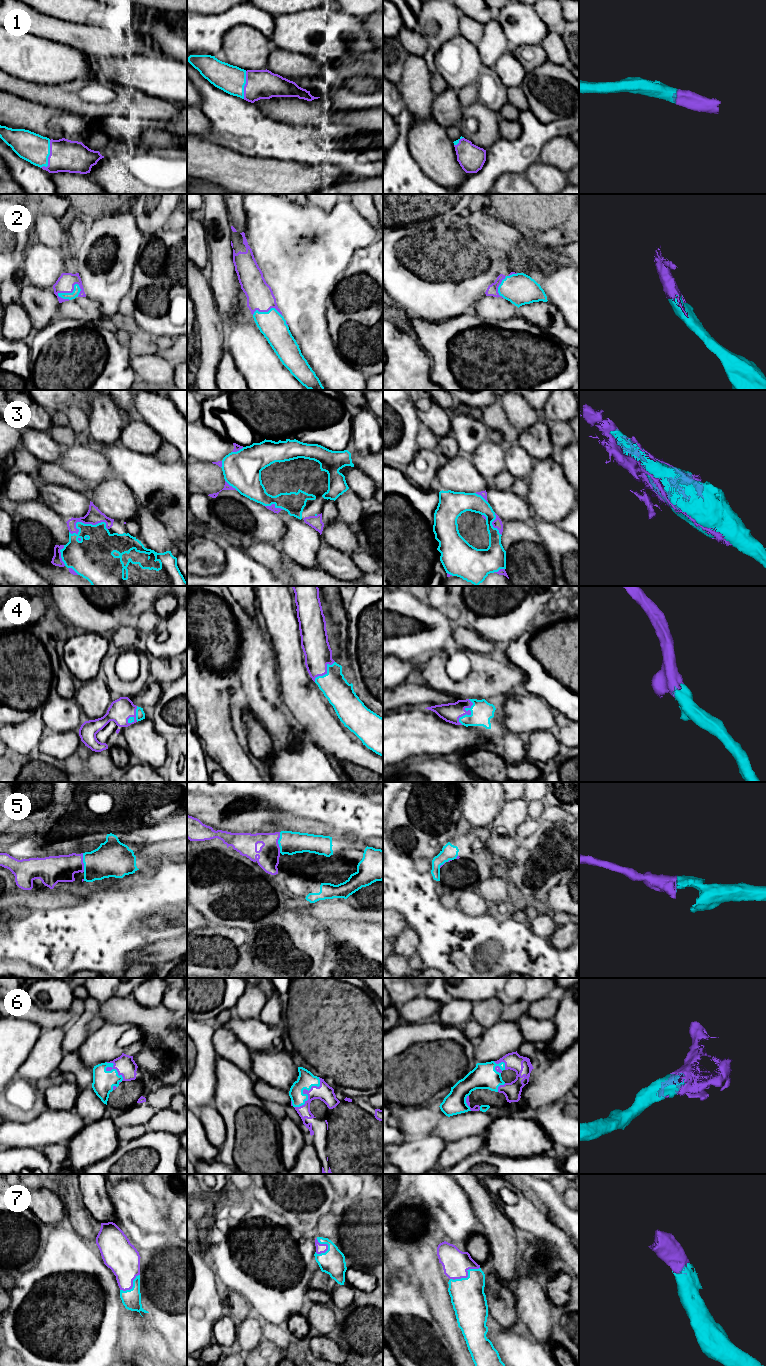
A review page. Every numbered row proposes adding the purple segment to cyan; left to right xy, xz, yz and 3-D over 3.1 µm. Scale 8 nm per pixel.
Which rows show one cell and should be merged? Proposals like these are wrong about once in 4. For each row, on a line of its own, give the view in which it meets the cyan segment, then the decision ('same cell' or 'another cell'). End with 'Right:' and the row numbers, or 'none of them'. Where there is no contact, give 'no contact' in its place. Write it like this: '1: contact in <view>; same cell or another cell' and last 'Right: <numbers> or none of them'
1: contact in xy; same cell
2: contact in xy; same cell
3: contact in xy; same cell
4: contact in yz; same cell
5: contact in xz; same cell
6: contact in xz; same cell
7: contact in yz; same cell
Right: 1, 2, 3, 4, 5, 6, 7

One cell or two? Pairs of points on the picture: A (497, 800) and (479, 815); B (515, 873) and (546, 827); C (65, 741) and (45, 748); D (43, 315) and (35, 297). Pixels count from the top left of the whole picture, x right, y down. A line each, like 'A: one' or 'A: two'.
A: one
B: one
C: one
D: one

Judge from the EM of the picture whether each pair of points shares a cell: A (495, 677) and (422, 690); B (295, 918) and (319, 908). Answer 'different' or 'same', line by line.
A: different
B: different

